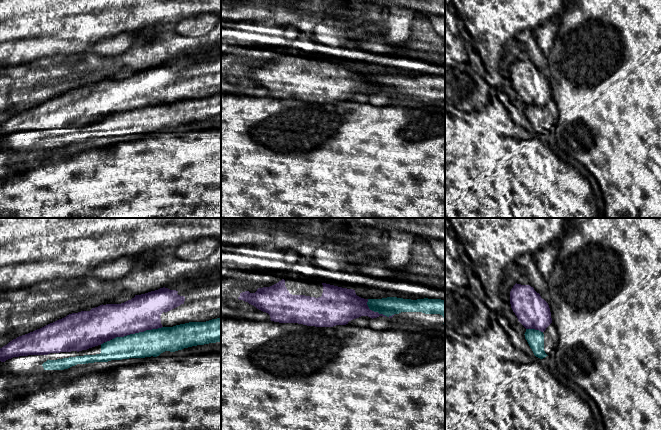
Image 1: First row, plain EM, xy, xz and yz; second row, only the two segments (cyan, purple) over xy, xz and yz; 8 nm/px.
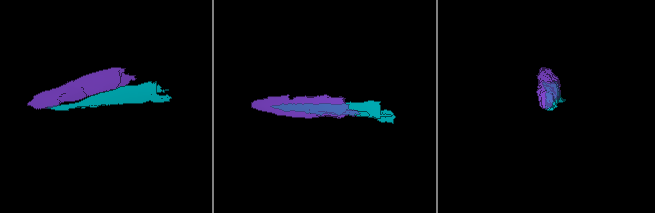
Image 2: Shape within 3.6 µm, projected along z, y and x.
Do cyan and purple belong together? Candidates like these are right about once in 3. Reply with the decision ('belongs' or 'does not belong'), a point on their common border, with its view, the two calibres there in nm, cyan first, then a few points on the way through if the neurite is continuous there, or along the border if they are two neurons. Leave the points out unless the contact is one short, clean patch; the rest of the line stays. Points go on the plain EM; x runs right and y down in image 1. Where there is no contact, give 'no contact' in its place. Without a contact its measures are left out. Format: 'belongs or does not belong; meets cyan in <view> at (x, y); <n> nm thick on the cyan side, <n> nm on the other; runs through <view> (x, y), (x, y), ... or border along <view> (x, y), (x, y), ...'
does not belong; meets cyan in xy at (137, 109); 220 nm thick on the cyan side, 280 nm on the other; border along xy (162, 102), (112, 115)

